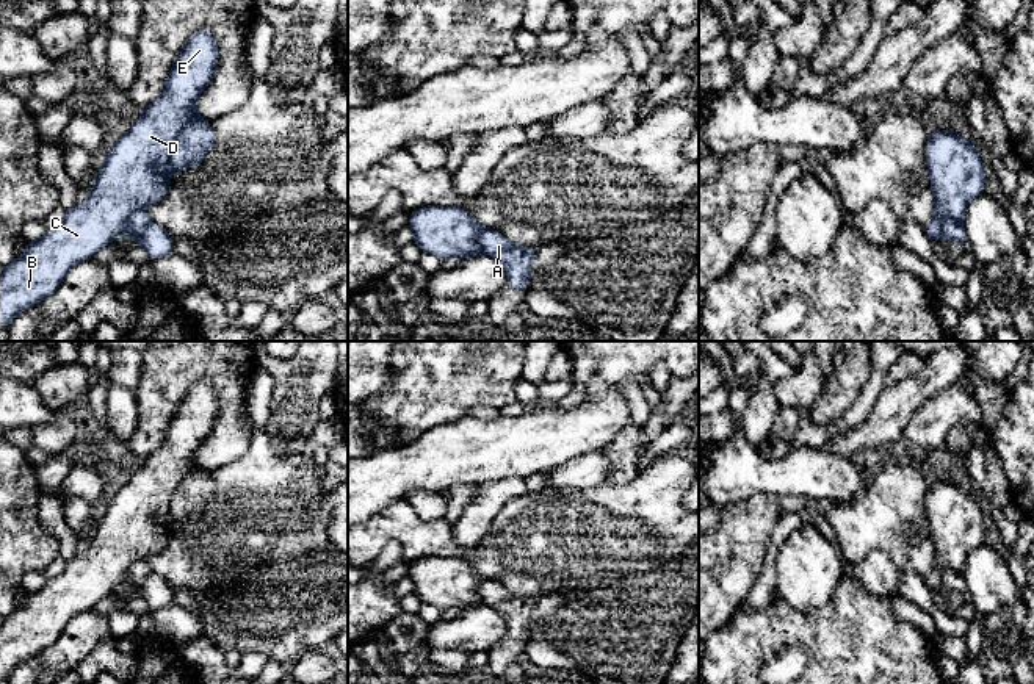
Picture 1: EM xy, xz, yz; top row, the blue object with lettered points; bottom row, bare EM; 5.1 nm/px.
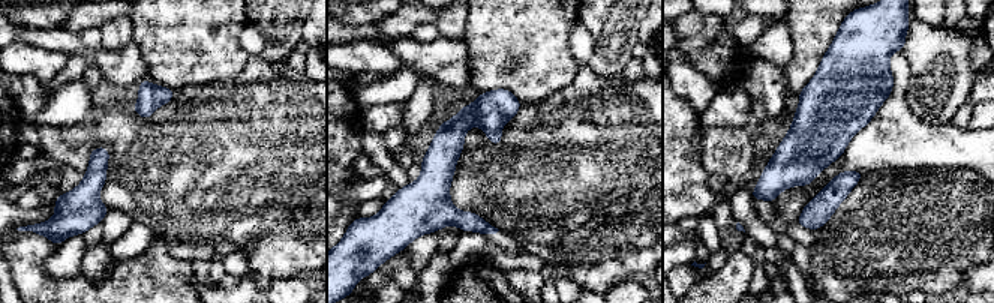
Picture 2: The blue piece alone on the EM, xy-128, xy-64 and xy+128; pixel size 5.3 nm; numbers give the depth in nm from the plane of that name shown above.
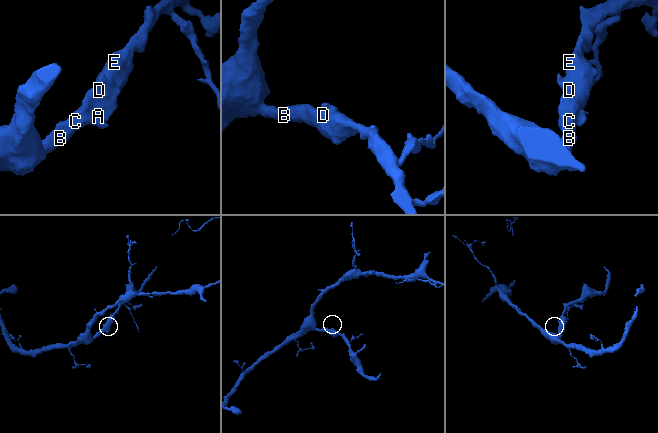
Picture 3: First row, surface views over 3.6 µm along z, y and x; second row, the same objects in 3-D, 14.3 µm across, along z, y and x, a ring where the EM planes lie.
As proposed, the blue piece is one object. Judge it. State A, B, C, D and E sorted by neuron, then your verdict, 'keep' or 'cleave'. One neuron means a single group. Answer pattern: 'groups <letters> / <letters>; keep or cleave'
groups A / B C D E; cleave

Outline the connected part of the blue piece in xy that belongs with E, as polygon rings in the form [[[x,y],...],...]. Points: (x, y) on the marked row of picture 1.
[[[199,30],[183,45],[174,61],[163,92],[144,108],[133,127],[110,144],[91,194],[85,202],[66,211],[61,224],[49,229],[38,241],[27,241],[25,250],[0,274],[0,329],[24,310],[34,307],[53,294],[64,275],[78,261],[92,258],[113,243],[118,235],[127,235],[133,211],[158,203],[169,189],[171,147],[183,127],[197,113],[199,94],[212,83],[218,70],[218,41],[210,31]]]

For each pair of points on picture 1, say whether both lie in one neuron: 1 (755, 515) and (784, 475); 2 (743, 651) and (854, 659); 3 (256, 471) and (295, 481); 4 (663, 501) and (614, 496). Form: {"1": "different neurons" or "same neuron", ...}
{"1": "different neurons", "2": "same neuron", "3": "same neuron", "4": "same neuron"}

